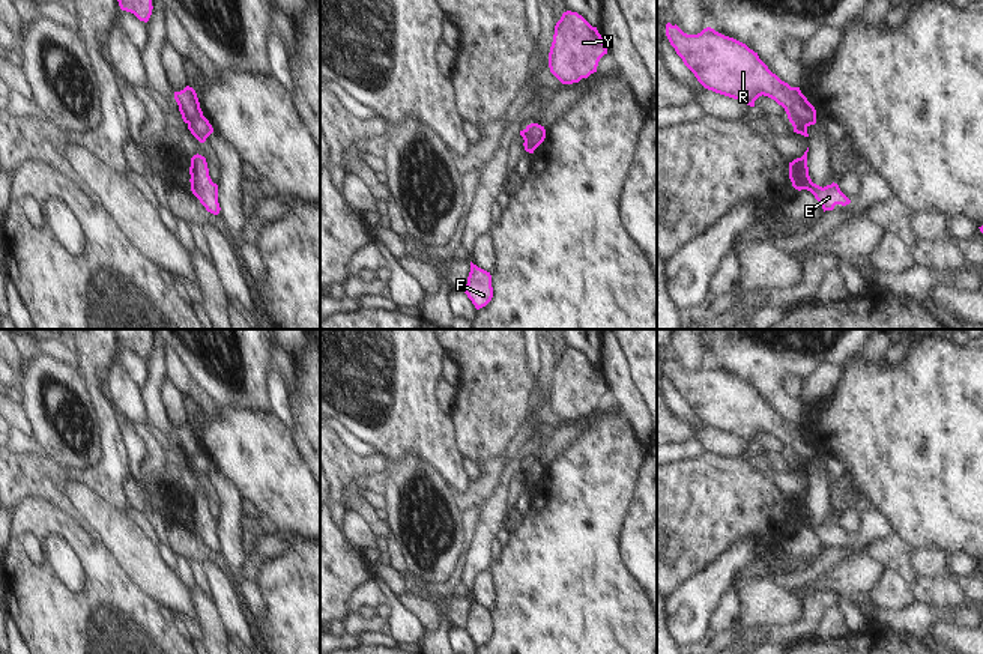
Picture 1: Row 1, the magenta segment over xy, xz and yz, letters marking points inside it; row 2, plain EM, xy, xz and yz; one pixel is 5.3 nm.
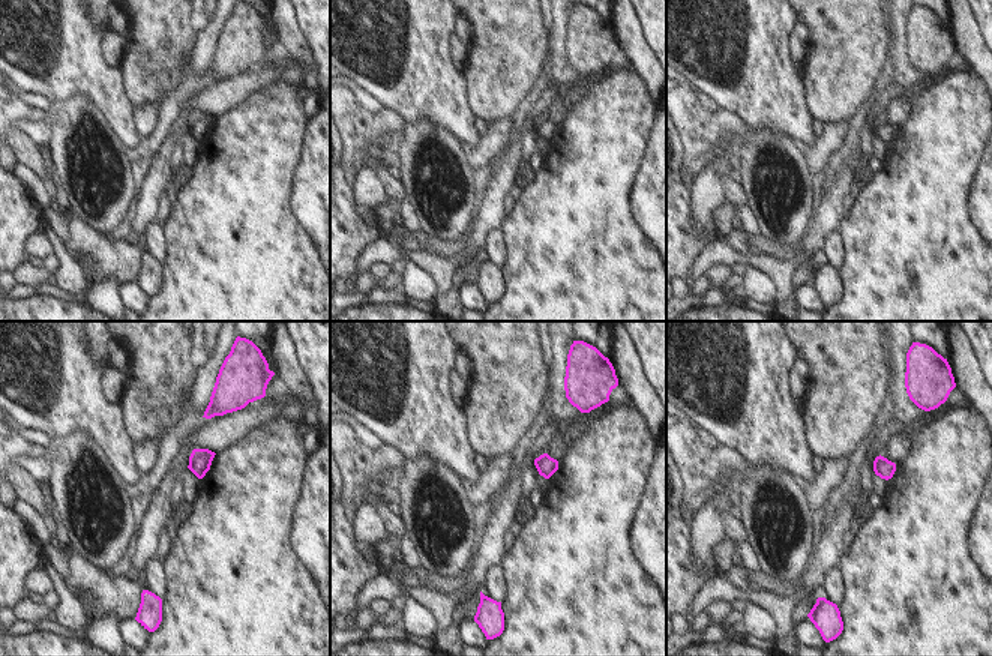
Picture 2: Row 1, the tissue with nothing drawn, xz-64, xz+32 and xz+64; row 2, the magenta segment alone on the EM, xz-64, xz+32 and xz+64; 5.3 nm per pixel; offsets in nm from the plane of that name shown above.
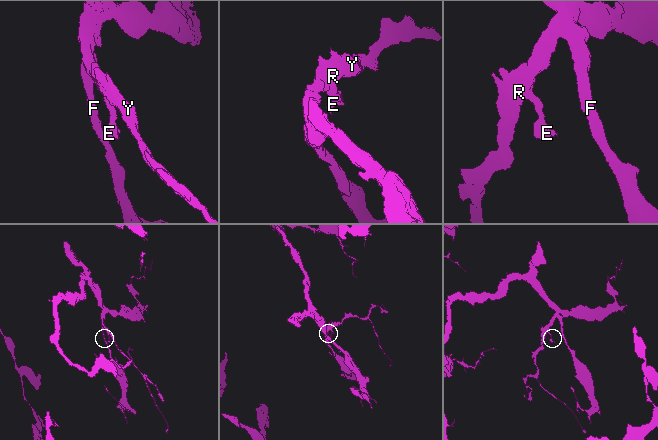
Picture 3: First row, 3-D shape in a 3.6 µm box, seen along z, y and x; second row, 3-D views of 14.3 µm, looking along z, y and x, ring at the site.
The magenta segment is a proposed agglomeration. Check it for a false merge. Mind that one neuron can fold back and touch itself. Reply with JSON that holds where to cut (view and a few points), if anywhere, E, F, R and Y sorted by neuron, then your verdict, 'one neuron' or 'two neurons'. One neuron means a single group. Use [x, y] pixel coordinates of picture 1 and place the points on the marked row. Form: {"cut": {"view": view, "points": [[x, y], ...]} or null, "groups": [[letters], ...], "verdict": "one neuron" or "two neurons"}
{"cut": null, "groups": [["E", "F", "R", "Y"]], "verdict": "one neuron"}

